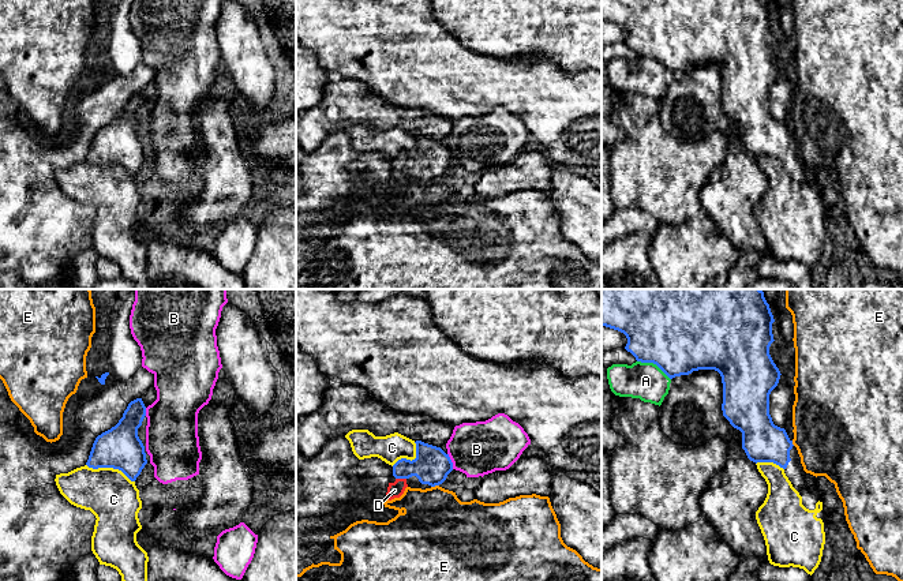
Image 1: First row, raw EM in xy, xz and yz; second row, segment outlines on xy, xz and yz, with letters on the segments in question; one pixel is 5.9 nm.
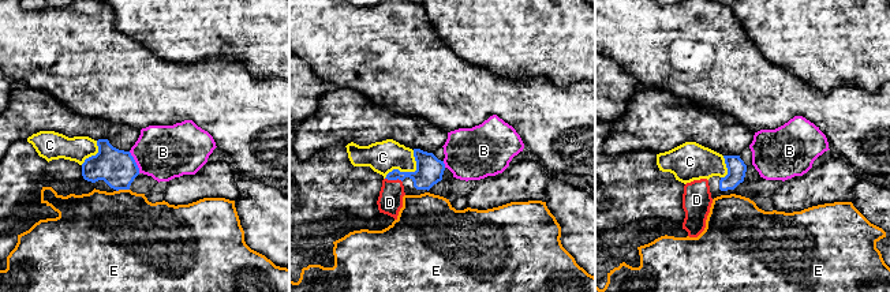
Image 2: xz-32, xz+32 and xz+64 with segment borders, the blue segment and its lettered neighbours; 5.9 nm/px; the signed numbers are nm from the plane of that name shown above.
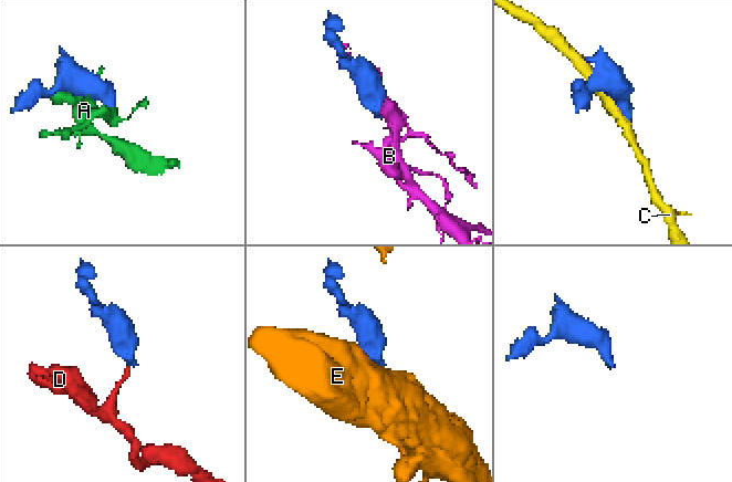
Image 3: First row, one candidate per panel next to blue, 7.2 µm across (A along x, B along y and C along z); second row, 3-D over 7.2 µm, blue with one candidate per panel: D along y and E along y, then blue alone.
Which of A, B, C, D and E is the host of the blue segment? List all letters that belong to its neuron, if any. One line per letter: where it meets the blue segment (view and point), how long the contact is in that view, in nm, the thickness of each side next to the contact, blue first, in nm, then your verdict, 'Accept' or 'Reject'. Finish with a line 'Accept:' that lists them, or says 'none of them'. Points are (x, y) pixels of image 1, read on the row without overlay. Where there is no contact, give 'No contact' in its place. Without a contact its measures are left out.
A: Touches blue at yz (654, 57). Shared border 240 nm. Thickness 400 nm (blue) against 220 nm. Reject
B: Touches blue at xz (450, 156). Shared border 100 nm. Thickness 220 nm (blue) against 320 nm. Reject
C: Touches blue at xy (111, 161). Shared border 300 nm. Thickness 260 nm (blue) against 300 nm. Reject
D: Touches blue at xz (401, 172). Shared border 60 nm. Thickness 220 nm (blue) against 90 nm. Accept
E: Touches blue at xz (434, 180). Shared border 50 nm. Thickness 220 nm (blue) against 440 nm. Reject
Accept: D

